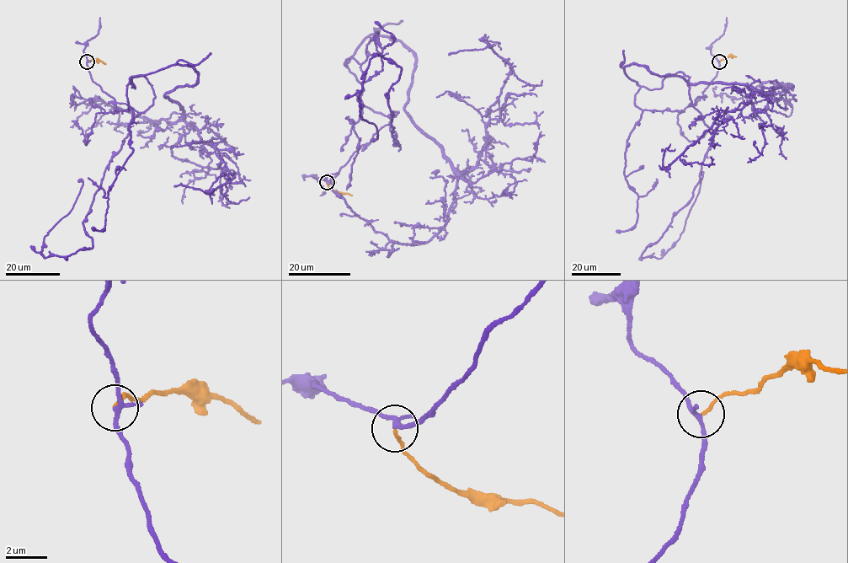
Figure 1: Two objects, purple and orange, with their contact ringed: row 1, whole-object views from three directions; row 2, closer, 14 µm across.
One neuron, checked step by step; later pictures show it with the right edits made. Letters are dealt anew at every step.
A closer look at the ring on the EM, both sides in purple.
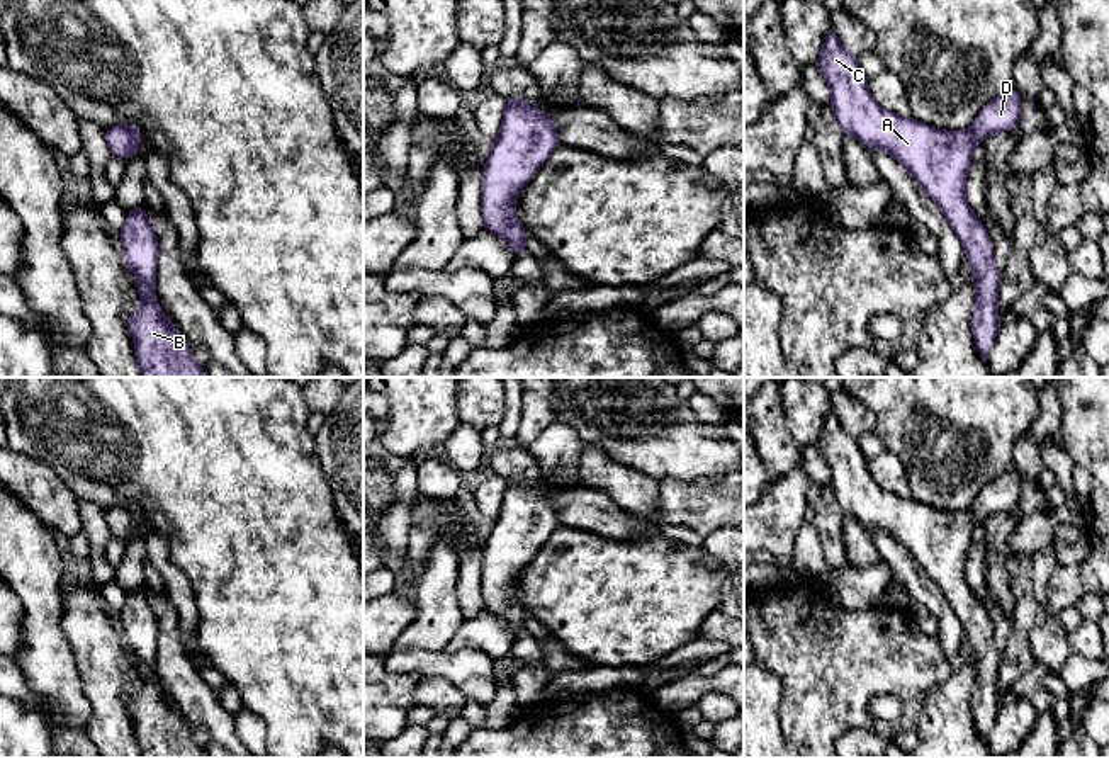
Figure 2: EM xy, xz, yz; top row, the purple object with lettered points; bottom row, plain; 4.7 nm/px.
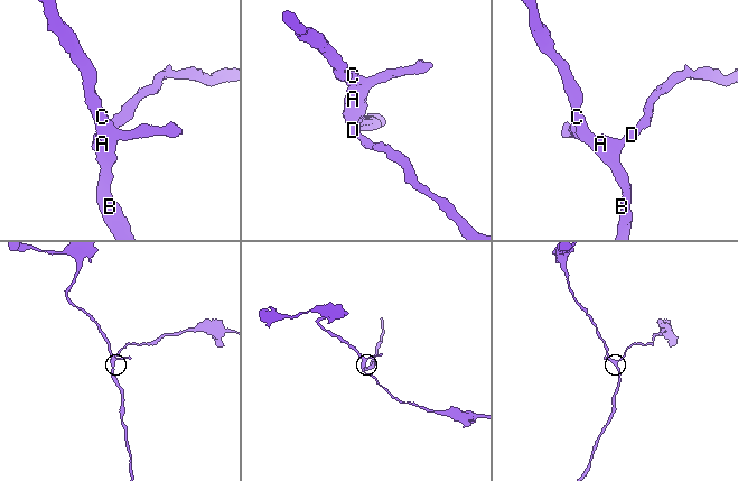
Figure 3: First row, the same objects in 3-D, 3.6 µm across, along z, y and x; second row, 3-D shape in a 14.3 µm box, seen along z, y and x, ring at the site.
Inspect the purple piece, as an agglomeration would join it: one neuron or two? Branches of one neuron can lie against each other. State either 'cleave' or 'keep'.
keep

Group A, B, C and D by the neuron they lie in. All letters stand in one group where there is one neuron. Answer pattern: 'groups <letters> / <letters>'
groups A B C D

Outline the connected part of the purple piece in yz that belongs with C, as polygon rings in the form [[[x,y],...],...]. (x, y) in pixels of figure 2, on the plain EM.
[[[832,410],[817,445],[830,467],[832,491],[844,515],[900,542],[939,586],[961,622],[977,670],[971,712],[987,743],[1000,700],[1000,653],[994,642],[994,624],[966,583],[965,563],[977,525],[990,515],[1017,508],[1021,472],[1012,467],[990,481],[970,510],[943,512],[883,491],[868,471],[858,438]]]

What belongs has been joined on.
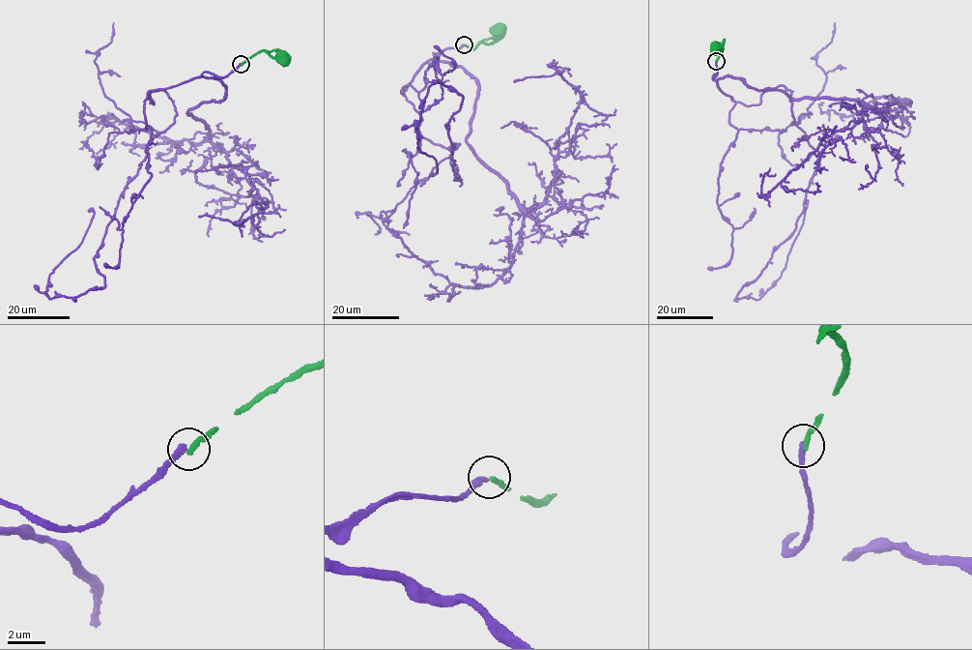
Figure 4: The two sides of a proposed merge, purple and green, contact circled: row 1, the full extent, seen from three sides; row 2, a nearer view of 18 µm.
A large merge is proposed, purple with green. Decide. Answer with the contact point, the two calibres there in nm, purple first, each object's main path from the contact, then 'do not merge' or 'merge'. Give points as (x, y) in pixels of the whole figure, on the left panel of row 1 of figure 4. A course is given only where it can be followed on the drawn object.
at (241, 64); 280 nm thick on the purple side, 280 nm on the other; purple runs (241, 65), (149, 92), (177, 114), (94, 258), (105, 285), (49, 299), (88, 210); green runs (241, 65), (262, 50), (284, 64), (287, 61), (284, 60); do not merge

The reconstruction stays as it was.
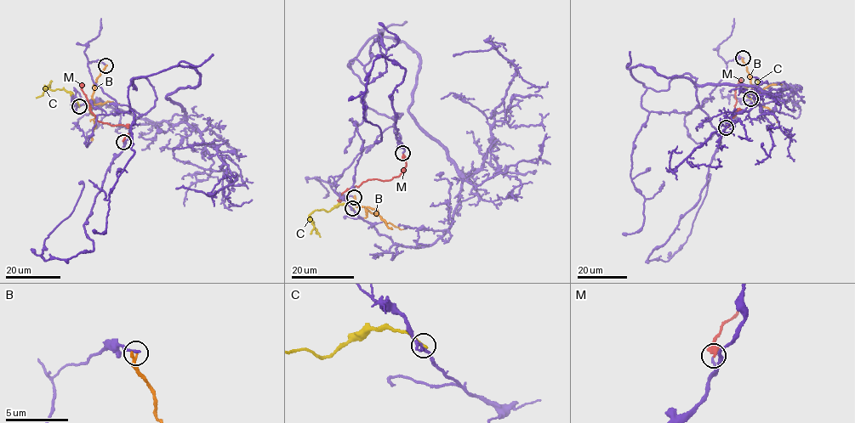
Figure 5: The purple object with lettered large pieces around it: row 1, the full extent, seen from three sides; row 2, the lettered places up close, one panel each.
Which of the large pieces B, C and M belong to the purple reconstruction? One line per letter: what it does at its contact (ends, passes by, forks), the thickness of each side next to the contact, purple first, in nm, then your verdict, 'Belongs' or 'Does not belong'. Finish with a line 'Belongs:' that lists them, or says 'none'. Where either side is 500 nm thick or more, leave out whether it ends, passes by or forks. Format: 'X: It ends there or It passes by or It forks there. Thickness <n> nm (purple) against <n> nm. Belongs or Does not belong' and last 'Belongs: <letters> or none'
B: It ends there. Thickness 220 nm (purple) against 280 nm. Does not belong
C: It ends there. Thickness 160 nm (purple) against 240 nm. Does not belong
M: It ends there. Thickness 140 nm (purple) against 240 nm. Belongs
Belongs: M

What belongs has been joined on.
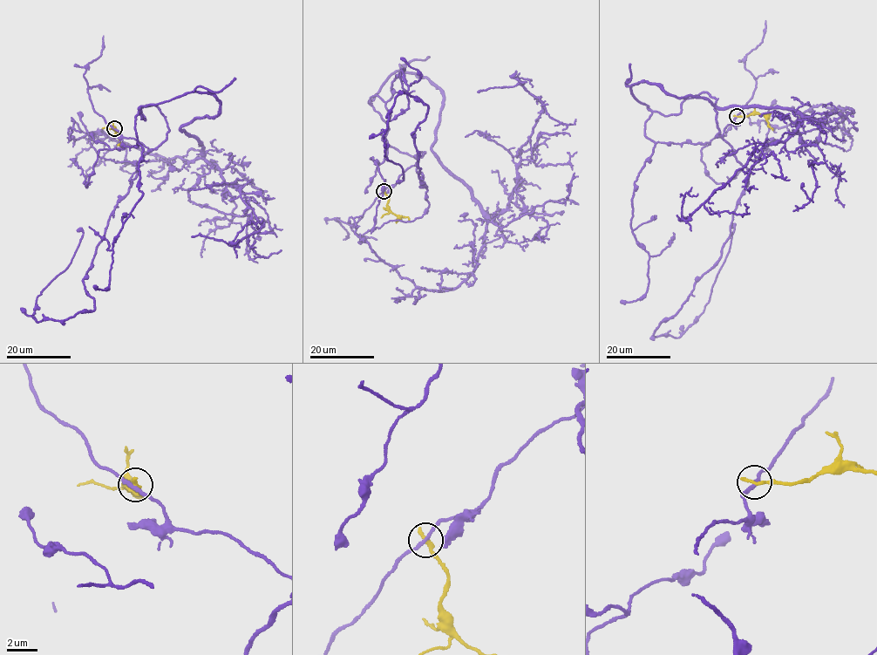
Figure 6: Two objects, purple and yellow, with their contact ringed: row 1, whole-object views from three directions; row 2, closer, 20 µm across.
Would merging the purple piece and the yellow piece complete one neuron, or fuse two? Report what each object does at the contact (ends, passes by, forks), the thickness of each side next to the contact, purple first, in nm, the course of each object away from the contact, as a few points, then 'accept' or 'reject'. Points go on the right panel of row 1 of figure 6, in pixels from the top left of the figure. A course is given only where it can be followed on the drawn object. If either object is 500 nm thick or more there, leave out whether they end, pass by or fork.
purple passes by; yellow ends; calibres 200 and 320 nm; course purple (736, 116), (719, 134), (706, 92), (663, 115), (630, 87), (853, 111), (817, 105), (780, 127), (753, 112); course yellow (737, 116), (761, 113), (772, 130); reject

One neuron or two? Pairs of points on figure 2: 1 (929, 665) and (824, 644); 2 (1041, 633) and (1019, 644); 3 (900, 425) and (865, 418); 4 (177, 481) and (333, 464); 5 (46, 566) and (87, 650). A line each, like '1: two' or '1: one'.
1: one
2: two
3: two
4: two
5: two

